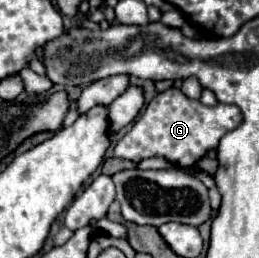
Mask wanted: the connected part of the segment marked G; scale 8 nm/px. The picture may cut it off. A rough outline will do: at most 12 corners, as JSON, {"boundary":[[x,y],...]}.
{"boundary":[[157,94],[117,142],[189,168],[243,122],[235,104]]}

